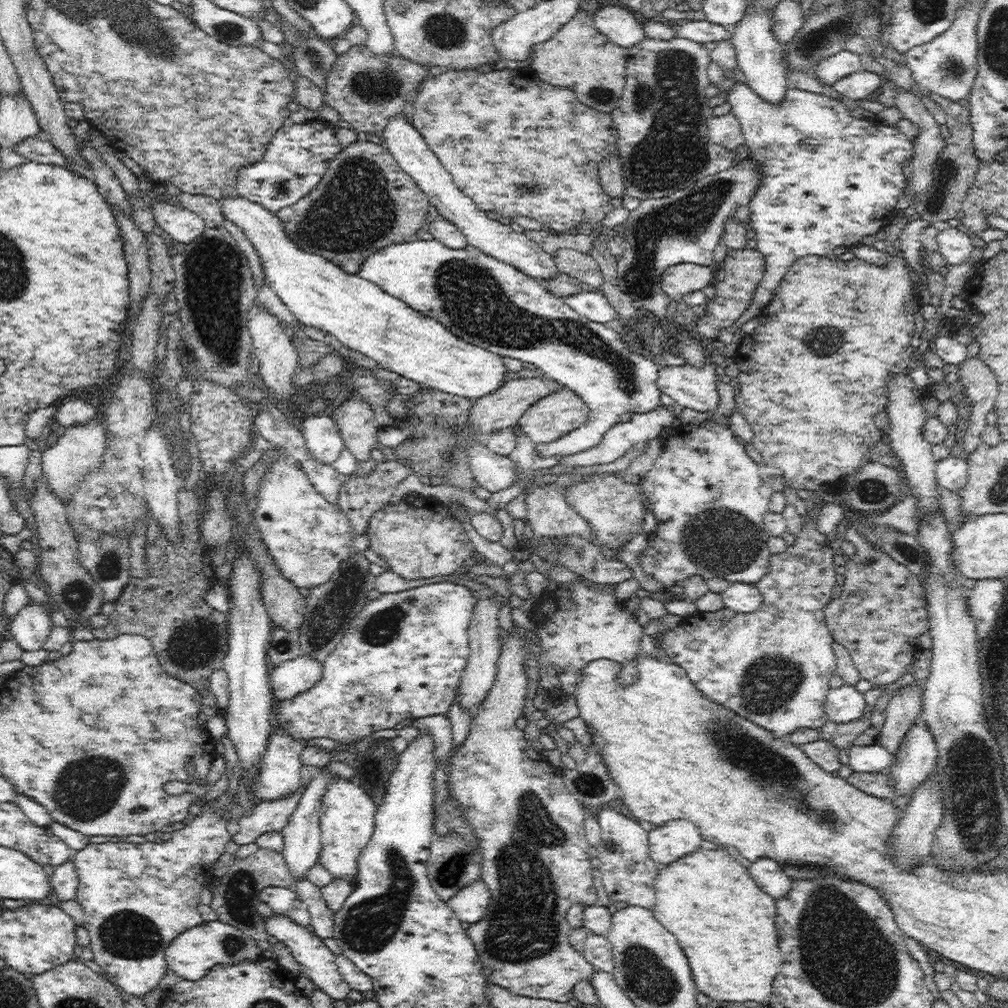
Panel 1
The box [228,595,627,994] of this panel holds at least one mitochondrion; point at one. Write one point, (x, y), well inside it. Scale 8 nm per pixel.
(524, 926)

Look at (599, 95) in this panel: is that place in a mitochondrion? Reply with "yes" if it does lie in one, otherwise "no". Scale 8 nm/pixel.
yes

